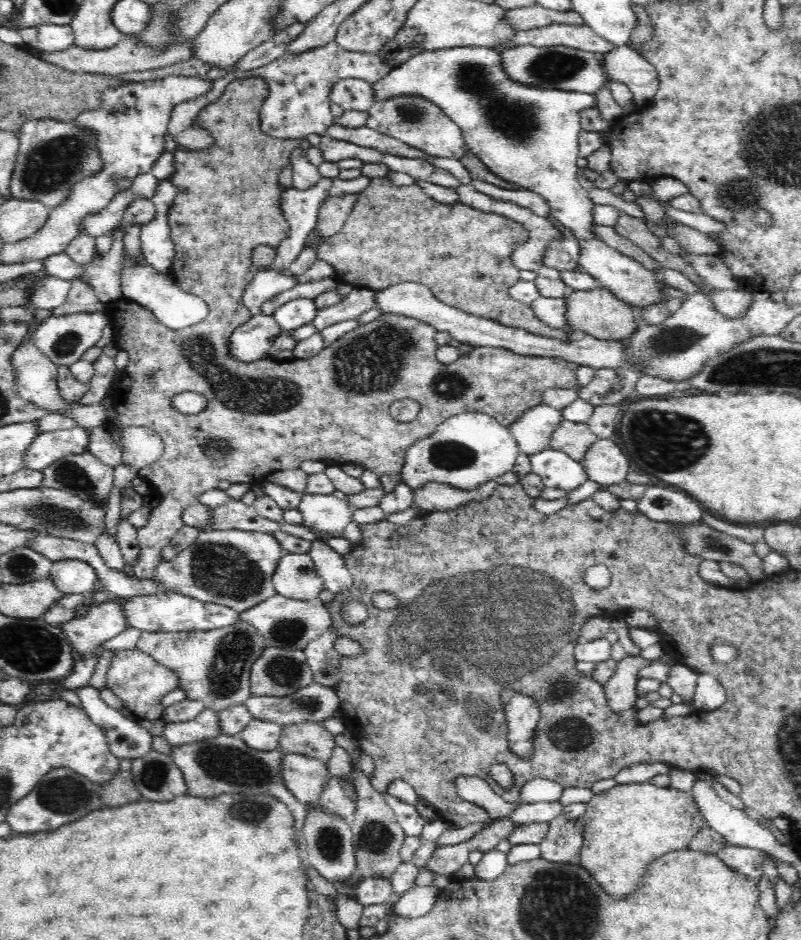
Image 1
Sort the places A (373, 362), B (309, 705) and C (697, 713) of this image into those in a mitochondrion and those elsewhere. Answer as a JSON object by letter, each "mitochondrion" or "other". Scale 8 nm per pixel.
{"A":"mitochondrion","B":"mitochondrion","C":"other"}

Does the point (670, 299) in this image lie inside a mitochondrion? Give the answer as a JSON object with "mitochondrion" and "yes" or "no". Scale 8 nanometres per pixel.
{"mitochondrion":"no"}

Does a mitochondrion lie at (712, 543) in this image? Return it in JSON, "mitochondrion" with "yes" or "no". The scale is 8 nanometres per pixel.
{"mitochondrion":"yes"}

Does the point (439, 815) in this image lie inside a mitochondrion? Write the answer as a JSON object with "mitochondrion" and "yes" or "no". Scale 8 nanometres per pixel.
{"mitochondrion":"no"}

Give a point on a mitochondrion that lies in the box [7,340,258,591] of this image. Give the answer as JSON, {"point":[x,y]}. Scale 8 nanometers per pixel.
{"point":[69,520]}

